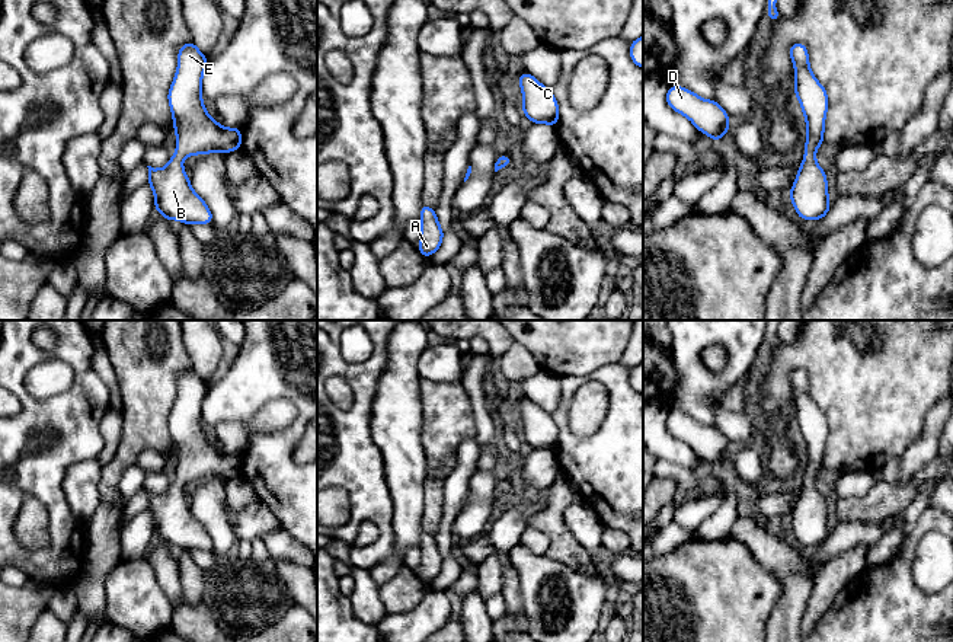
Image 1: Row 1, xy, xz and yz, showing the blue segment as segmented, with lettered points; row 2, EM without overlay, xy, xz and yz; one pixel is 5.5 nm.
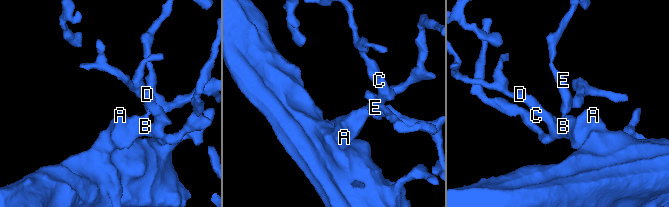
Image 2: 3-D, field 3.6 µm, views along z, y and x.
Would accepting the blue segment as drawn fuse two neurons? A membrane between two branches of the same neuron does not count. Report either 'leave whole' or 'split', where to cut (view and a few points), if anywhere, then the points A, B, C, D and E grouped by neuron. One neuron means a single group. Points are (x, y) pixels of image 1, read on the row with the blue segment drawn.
leave whole; no cut; A B C D E

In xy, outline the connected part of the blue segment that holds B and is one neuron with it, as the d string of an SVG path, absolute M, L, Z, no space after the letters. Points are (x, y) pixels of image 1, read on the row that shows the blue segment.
M186 42L178 52L178 70L170 84L167 100L172 109L173 130L176 131L176 154L170 156L163 169L148 167L148 182L154 191L154 210L166 220L179 220L183 224L212 224L212 213L205 201L192 189L182 160L191 154L210 154L214 151L231 153L242 148L240 127L226 128L215 122L202 102L202 74L208 58L196 48L195 42Z

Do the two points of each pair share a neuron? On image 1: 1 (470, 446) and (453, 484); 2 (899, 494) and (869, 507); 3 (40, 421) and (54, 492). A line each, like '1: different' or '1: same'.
1: same
2: same
3: same

